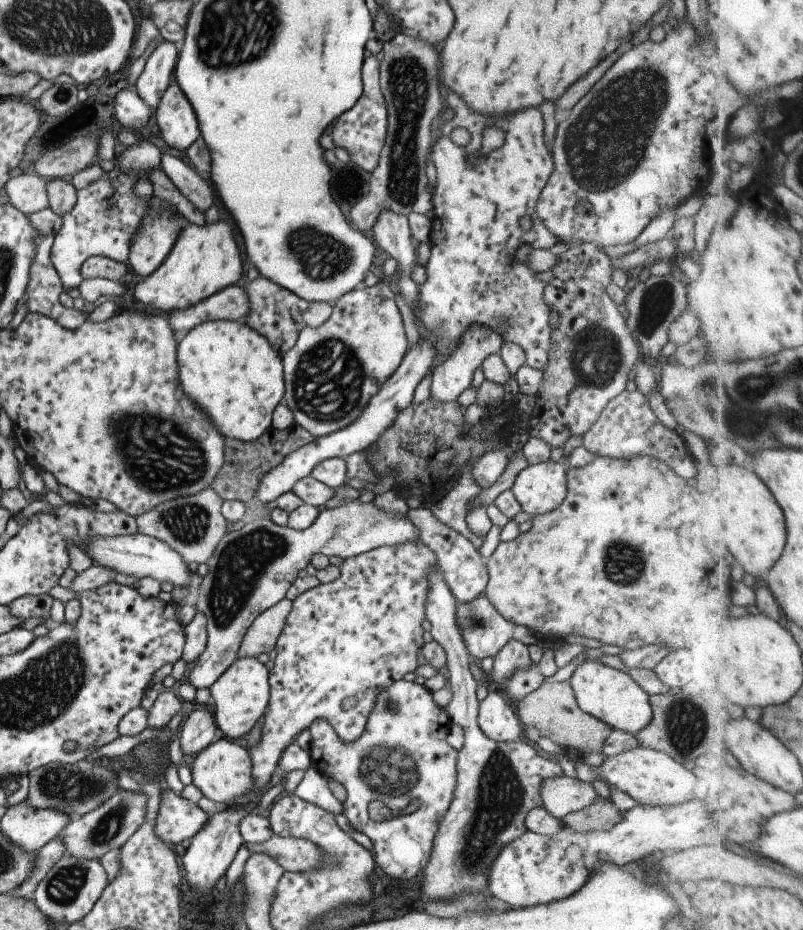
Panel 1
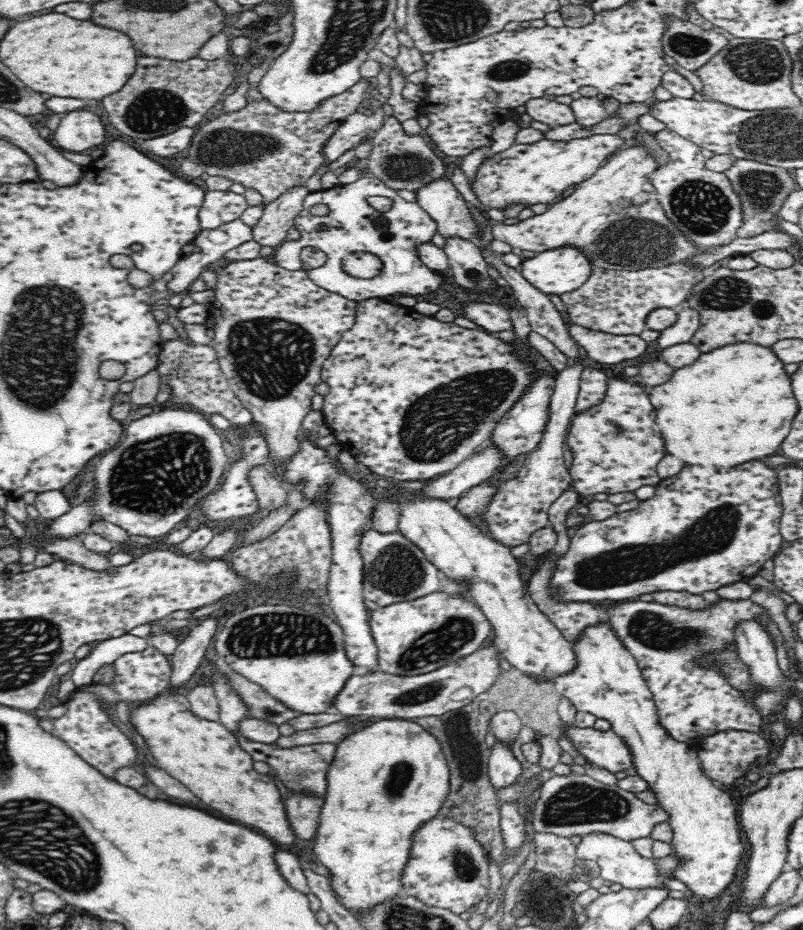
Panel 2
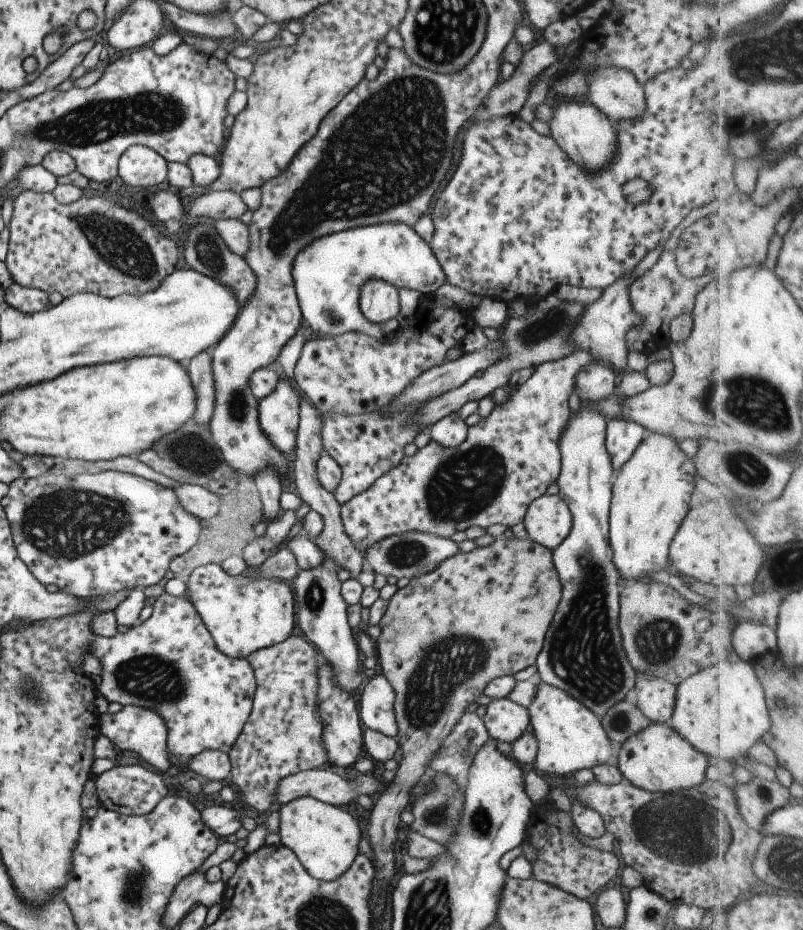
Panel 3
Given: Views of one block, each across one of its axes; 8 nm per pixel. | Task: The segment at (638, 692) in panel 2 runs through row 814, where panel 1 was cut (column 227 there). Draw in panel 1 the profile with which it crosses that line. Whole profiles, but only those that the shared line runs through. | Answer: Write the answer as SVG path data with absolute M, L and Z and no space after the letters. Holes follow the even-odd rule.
M245 656L233 660L219 678L208 688L213 698L214 724L227 738L239 738L248 734L255 722L264 713L269 700L269 672L257 658Z

